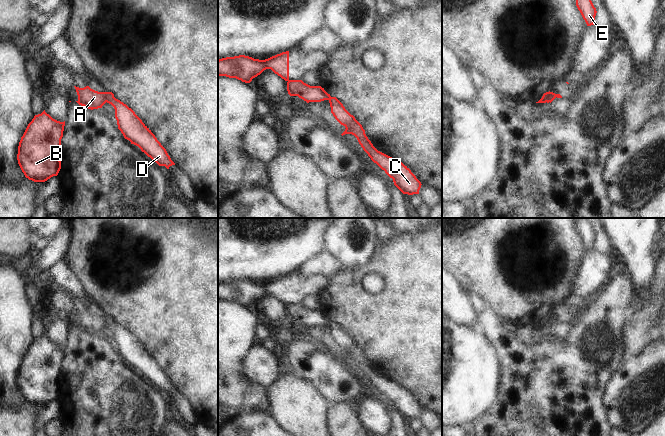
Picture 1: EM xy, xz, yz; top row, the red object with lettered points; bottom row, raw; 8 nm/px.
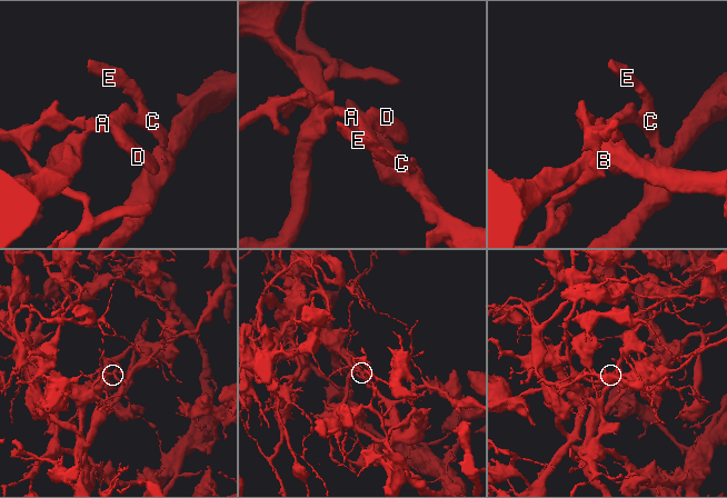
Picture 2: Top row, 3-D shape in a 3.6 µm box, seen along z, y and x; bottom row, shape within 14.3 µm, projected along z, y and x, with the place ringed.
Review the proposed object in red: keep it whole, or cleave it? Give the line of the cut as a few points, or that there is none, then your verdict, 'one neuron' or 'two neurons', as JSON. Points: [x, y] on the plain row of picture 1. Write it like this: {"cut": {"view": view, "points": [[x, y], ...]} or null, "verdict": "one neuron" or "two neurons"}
{"cut": {"view": "xy", "points": [[105, 316], [106, 325]]}, "verdict": "two neurons"}

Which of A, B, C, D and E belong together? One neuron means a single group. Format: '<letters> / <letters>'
A B / C D E

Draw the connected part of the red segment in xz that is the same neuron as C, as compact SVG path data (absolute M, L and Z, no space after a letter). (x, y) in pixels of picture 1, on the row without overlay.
M331 321L329 327L331 337L335 343L346 352L341 359L354 359L371 384L393 403L394 409L403 418L419 418L422 408L411 394L397 383L378 375L366 360L362 349L345 333L336 321Z

